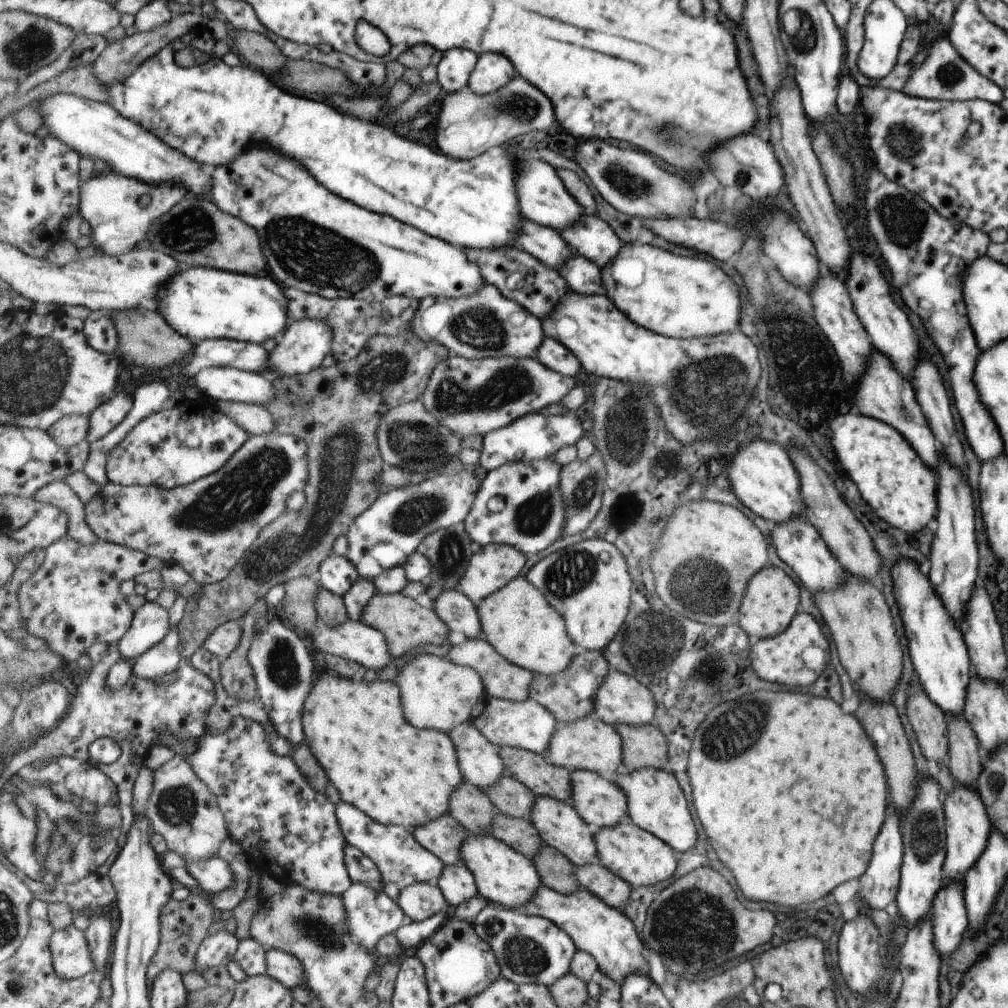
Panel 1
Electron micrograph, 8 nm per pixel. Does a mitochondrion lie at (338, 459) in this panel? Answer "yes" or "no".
yes

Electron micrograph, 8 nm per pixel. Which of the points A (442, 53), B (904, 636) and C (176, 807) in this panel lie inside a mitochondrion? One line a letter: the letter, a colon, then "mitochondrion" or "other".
A: other
B: other
C: mitochondrion

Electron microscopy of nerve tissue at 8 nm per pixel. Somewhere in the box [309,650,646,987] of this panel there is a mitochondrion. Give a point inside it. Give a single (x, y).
(525, 955)

